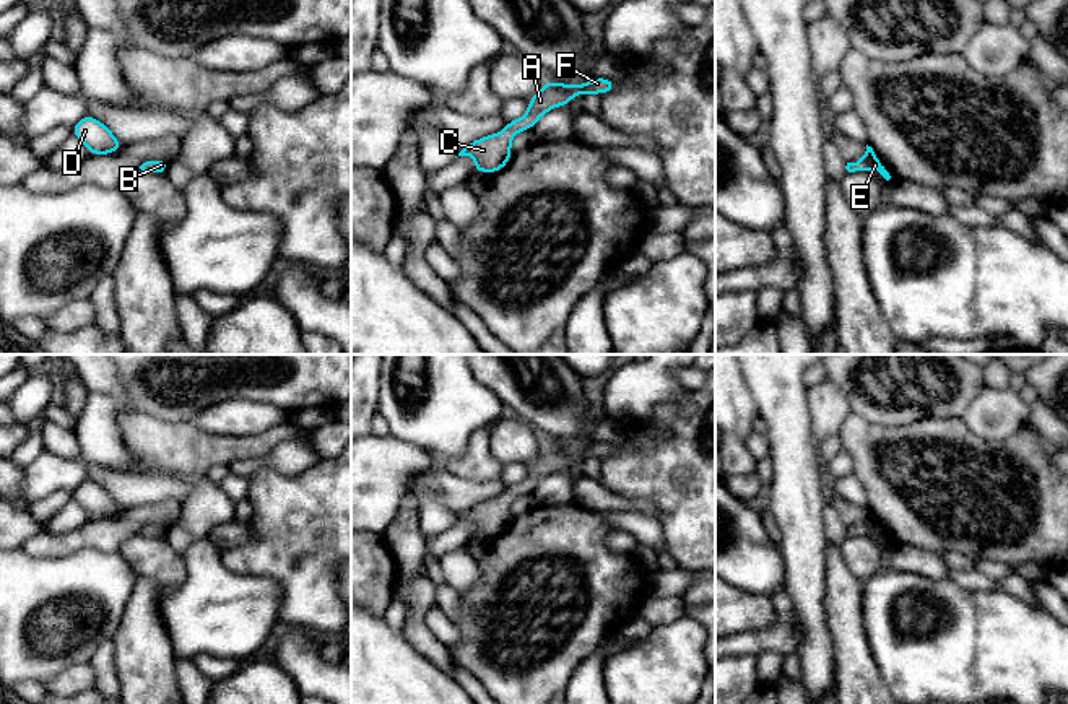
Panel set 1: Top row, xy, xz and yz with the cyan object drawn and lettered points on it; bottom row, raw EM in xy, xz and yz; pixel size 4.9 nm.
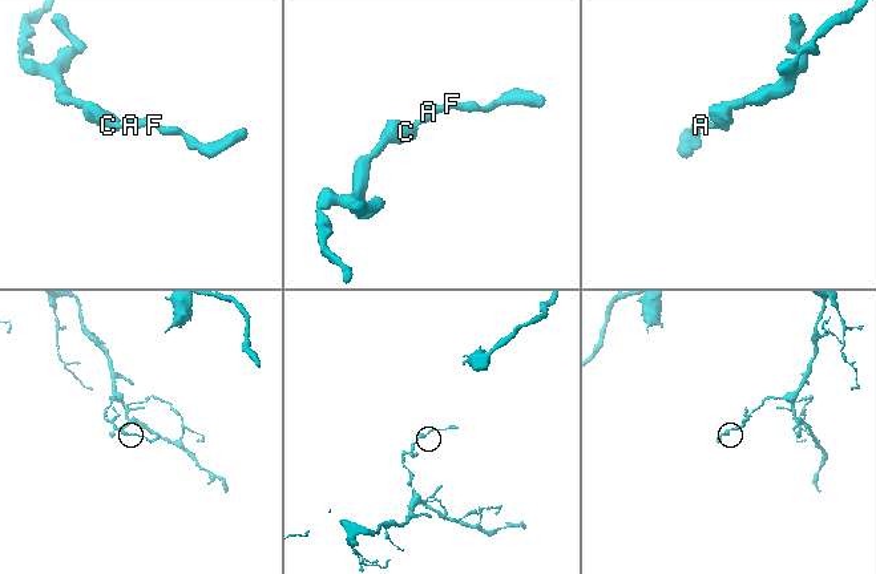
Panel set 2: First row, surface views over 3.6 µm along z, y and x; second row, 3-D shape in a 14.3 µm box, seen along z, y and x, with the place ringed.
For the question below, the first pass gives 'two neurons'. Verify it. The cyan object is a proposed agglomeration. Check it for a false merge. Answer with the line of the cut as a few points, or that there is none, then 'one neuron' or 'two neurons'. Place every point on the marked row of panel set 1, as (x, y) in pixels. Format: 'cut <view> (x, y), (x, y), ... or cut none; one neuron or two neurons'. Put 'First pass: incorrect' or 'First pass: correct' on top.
First pass: incorrect
cut none; one neuron

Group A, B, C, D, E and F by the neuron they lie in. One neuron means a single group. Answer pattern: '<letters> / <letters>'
A B C D E F

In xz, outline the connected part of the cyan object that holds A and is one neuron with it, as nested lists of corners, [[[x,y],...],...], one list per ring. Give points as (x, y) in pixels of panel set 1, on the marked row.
[[[595,78],[580,85],[562,85],[546,80],[541,89],[528,101],[528,111],[517,120],[509,120],[506,128],[468,143],[457,156],[473,156],[476,159],[473,172],[497,172],[506,167],[512,156],[510,140],[522,130],[532,130],[538,119],[548,111],[566,106],[575,94],[603,94],[613,91],[616,81]]]

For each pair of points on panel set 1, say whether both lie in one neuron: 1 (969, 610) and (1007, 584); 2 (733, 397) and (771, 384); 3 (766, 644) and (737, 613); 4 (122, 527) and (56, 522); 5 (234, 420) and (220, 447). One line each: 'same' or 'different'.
1: different
2: different
3: different
4: different
5: different

